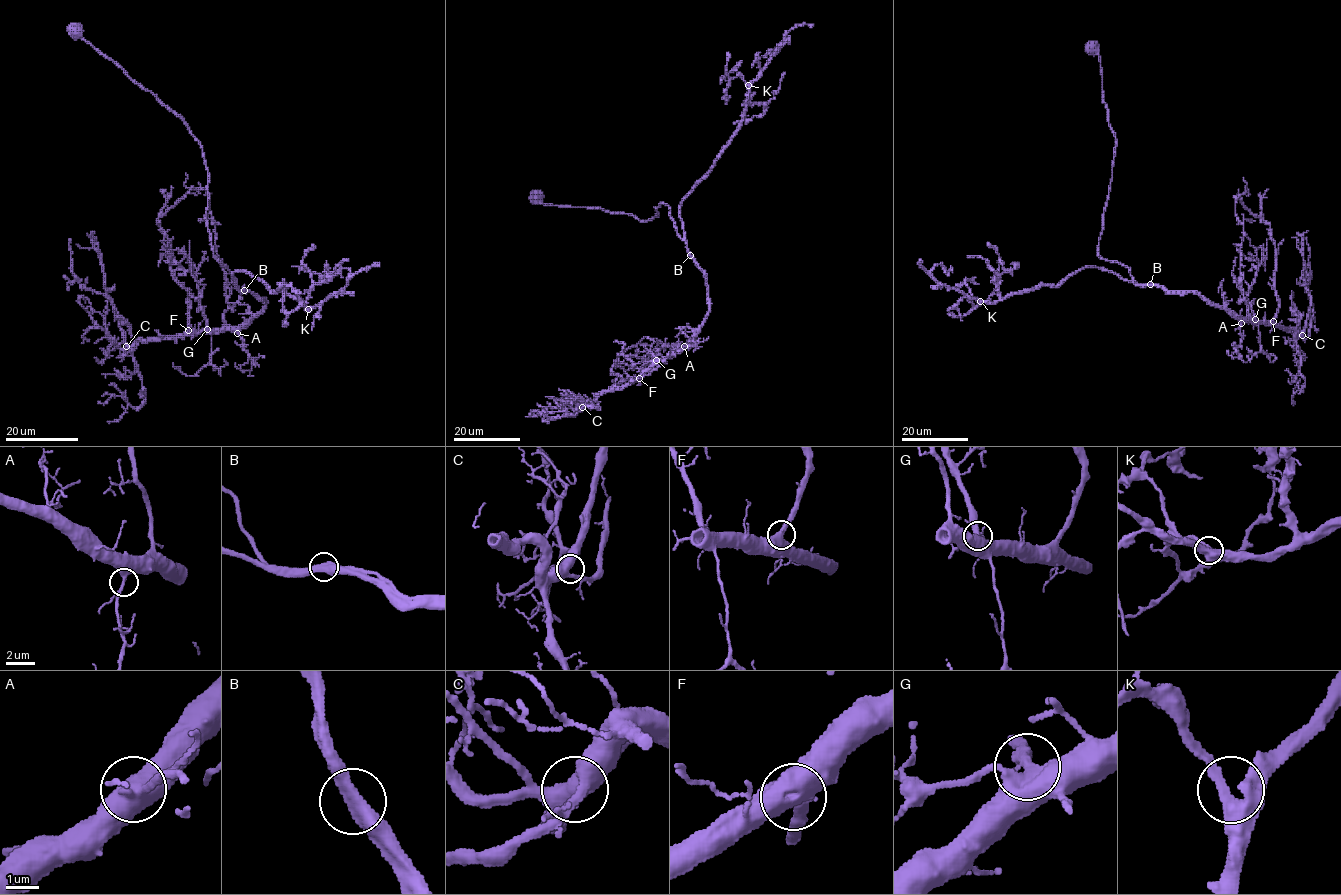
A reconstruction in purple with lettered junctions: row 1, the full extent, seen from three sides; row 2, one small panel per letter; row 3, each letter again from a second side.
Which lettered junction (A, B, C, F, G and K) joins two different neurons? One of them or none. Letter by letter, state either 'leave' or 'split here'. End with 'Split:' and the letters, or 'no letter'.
A: leave
B: leave
C: leave
F: leave
G: leave
K: leave
Split: no letter

